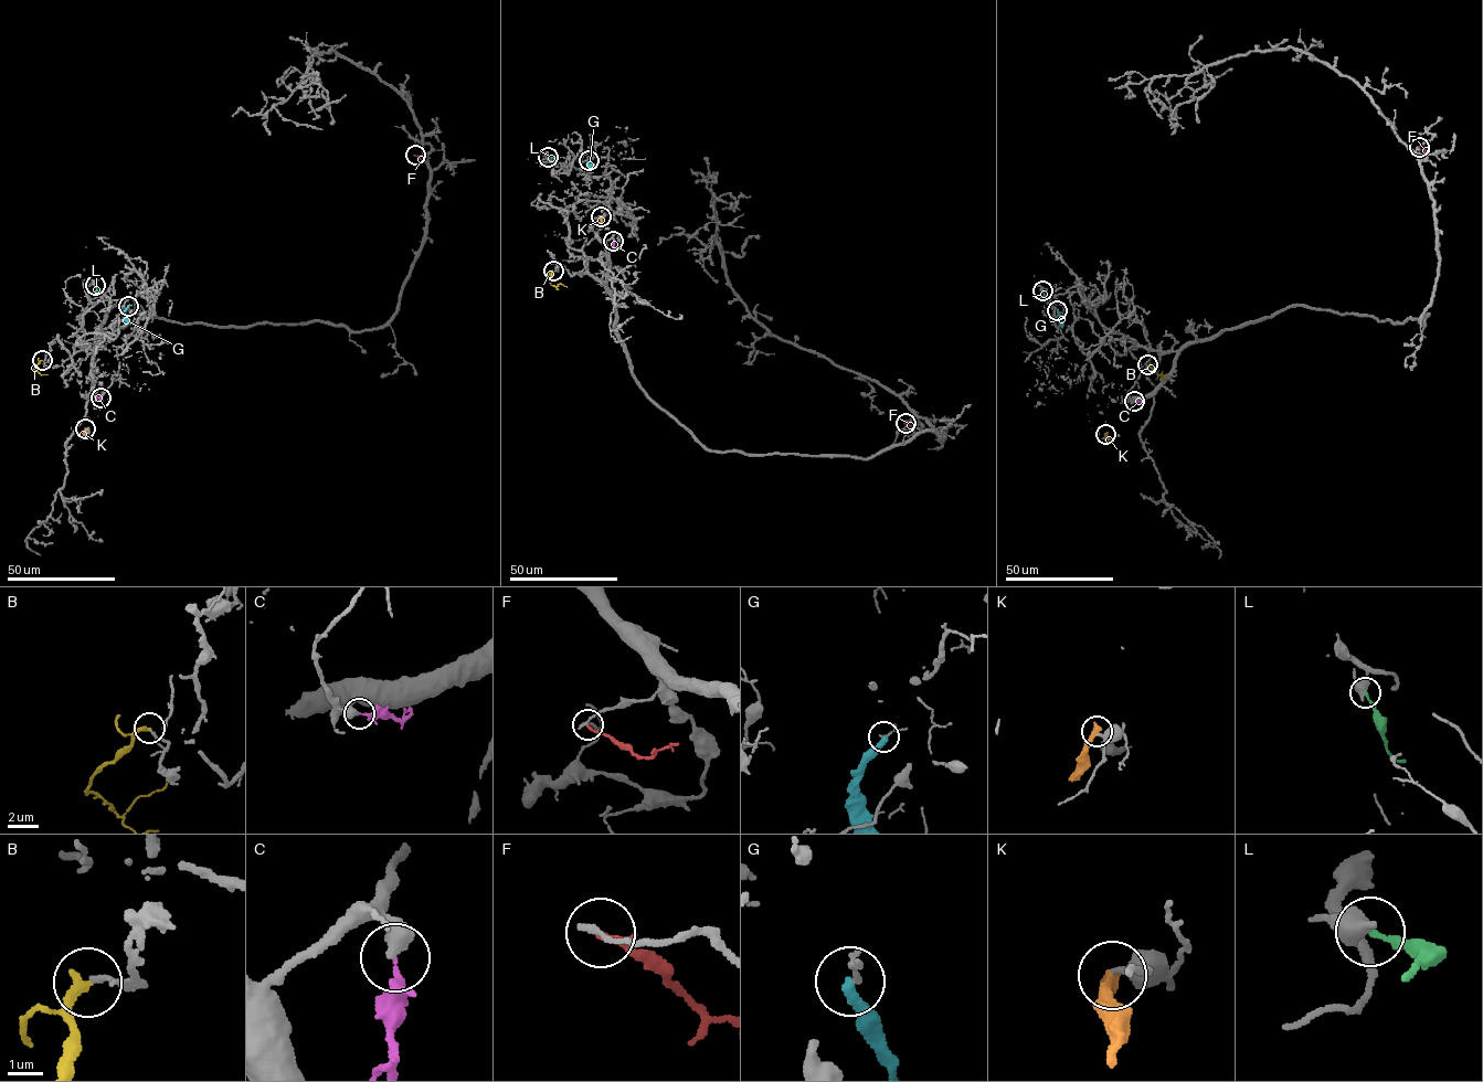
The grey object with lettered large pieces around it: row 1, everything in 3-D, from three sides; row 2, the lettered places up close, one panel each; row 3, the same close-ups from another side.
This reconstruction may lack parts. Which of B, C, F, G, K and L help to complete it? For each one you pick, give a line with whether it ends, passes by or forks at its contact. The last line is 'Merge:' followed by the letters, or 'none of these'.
Merge: none of these

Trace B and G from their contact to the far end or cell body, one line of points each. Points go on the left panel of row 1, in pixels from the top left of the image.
B: (42, 360), (33, 369), (41, 374), (46, 374)
G: (128, 306), (125, 311), (126, 322)

